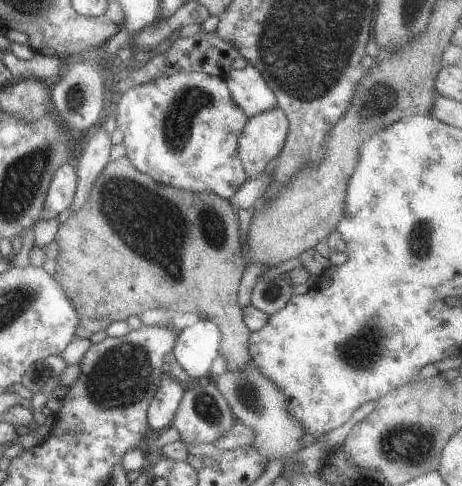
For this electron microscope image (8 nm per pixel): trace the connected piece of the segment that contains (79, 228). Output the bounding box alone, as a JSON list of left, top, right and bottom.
[54,157,251,371]

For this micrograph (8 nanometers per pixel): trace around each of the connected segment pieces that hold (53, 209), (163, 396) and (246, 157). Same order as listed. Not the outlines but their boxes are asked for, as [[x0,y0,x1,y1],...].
[[40,162,77,219],[147,378,186,435],[237,106,289,179]]

